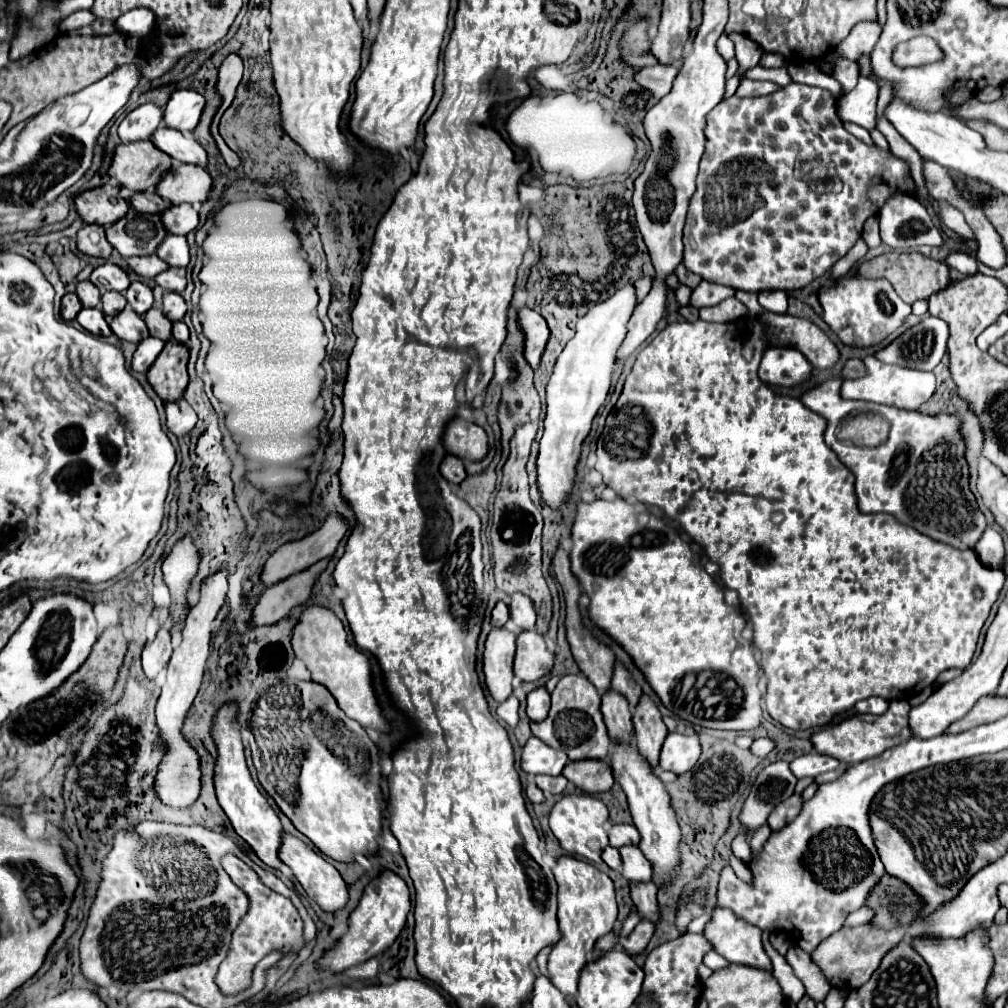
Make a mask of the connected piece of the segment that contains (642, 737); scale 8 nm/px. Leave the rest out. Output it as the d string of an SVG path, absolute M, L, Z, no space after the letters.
M641 694L639 704L635 706L633 728L635 728L635 740L639 746L639 752L645 758L649 758L653 766L657 766L659 750L661 750L663 738L667 736L667 726L663 724L657 704L647 694Z

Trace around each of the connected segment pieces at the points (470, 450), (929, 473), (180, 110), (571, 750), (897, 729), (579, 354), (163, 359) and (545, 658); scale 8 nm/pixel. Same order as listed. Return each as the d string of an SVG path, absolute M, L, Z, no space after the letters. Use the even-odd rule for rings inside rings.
M455 418L443 436L443 446L447 448L449 454L461 458L461 460L471 460L479 462L487 456L489 444L487 444L487 432L463 418Z
M833 376L823 380L819 386L807 390L799 400L813 412L821 414L827 418L827 430L825 430L825 442L827 446L839 456L839 460L855 474L857 482L855 482L855 492L857 492L857 500L859 500L859 510L861 512L887 512L893 514L899 522L913 526L915 530L931 536L933 540L939 540L943 544L955 546L955 548L973 548L981 534L987 528L987 520L985 514L979 510L975 496L971 494L969 488L969 464L965 460L965 452L967 452L967 444L965 444L965 436L961 434L961 420L955 414L945 414L945 412L937 412L933 416L917 412L917 410L901 410L901 408L893 408L893 406L883 406L883 404L869 404L869 402L859 402L859 400L843 400L839 396L839 388L841 388L841 378ZM849 410L861 410L861 412L879 412L883 414L889 424L889 438L887 442L873 446L873 448L859 448L853 444L845 444L839 442L835 436L835 430L839 428L839 422L843 416L847 416Z
M175 90L165 108L165 124L181 130L185 134L193 132L197 126L201 112L205 106L205 98L195 90Z
M563 676L557 688L551 692L551 710L549 716L541 722L531 722L531 732L539 740L555 746L569 756L569 760L585 760L585 758L605 758L609 754L609 734L603 722L603 714L599 710L601 696L599 690L583 676Z
M895 700L889 704L889 710L881 716L873 716L873 714L853 716L849 720L843 720L839 726L815 732L811 736L811 744L819 750L819 754L837 758L839 762L847 762L847 764L863 762L867 758L883 754L887 748L907 742L913 736L909 728L909 710L911 706L905 700Z
M625 286L611 298L595 304L579 322L577 334L561 352L553 376L547 384L547 416L545 432L539 442L537 458L537 488L541 500L551 510L561 510L575 486L577 464L581 458L583 440L591 432L593 418L603 406L611 374L615 366L615 350L627 334L627 322L635 310L635 288Z
M167 342L159 358L147 370L147 380L163 402L175 402L183 398L187 388L187 346Z
M525 630L517 636L515 676L523 682L539 680L553 668L553 654L547 650L543 634L537 630Z

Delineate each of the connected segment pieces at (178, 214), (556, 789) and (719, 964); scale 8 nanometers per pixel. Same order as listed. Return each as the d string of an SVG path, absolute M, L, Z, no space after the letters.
M179 204L179 206L171 206L169 210L165 210L161 214L161 222L169 234L185 236L197 228L199 216L191 204Z
M535 776L535 784L545 794L563 794L567 786L567 778L565 776Z
M713 950L709 952L709 954L705 954L705 958L703 958L703 964L705 966L709 966L711 970L717 970L717 968L723 968L725 964L729 964L723 956L719 956L719 954L713 954Z

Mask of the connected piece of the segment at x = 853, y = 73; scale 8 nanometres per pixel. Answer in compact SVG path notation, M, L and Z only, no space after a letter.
M837 56L833 60L833 70L831 70L831 78L835 78L841 84L841 92L847 94L857 86L859 80L859 66L843 56Z

